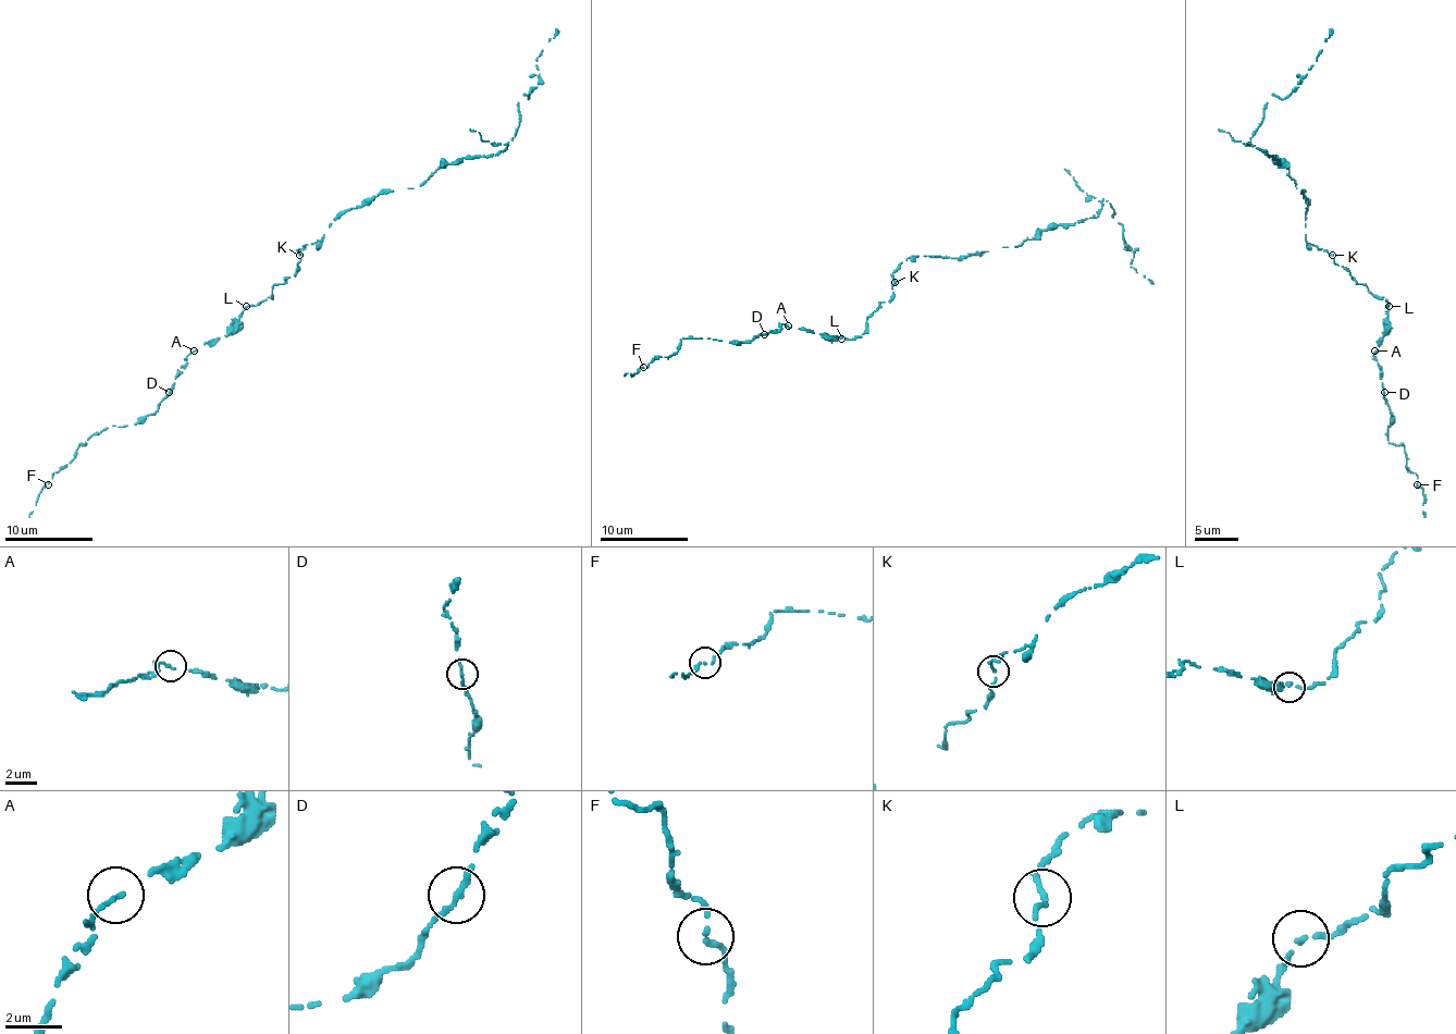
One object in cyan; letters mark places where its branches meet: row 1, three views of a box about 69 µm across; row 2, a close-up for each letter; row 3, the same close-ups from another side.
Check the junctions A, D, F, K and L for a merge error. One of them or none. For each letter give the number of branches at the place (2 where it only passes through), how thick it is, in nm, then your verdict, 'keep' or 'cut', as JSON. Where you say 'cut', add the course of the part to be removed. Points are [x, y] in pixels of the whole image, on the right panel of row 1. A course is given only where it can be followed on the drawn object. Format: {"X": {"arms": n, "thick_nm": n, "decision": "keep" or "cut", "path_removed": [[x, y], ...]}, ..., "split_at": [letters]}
{"A": {"arms": 1, "thick_nm": 200, "decision": "keep"}, "D": {"arms": 1, "thick_nm": 280, "decision": "keep"}, "F": {"arms": 2, "thick_nm": 180, "decision": "keep"}, "K": {"arms": 1, "thick_nm": 240, "decision": "keep"}, "L": {"arms": 2, "thick_nm": 170, "decision": "keep"}, "split_at": []}

